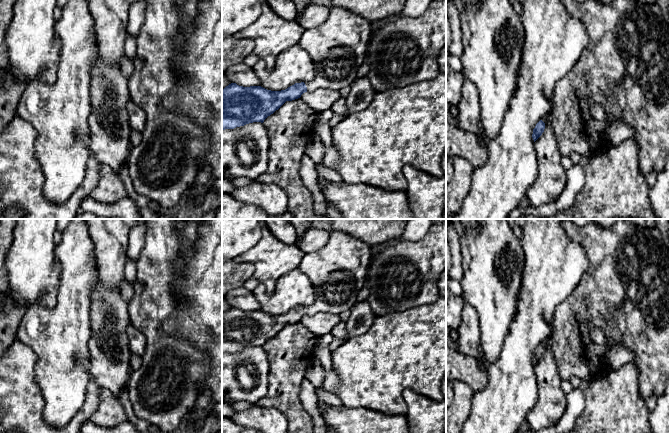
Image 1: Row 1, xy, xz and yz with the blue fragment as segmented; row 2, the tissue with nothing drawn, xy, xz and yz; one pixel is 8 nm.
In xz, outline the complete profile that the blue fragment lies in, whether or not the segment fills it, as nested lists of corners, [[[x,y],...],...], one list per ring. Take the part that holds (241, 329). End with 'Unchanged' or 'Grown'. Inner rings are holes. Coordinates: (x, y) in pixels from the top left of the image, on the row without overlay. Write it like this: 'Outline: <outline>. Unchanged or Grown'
Outline: [[[331,231],[328,242],[319,250],[304,254],[298,268],[313,285],[316,298],[309,306],[295,307],[281,315],[267,314],[261,310],[243,311],[231,307],[222,313],[222,354],[234,353],[253,346],[261,346],[278,334],[286,325],[301,321],[307,315],[326,312],[339,315],[351,310],[366,282],[372,260],[371,245],[340,231]]]. Grown

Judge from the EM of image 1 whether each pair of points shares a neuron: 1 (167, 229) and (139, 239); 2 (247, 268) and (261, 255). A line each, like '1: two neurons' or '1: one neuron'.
1: two neurons
2: two neurons

